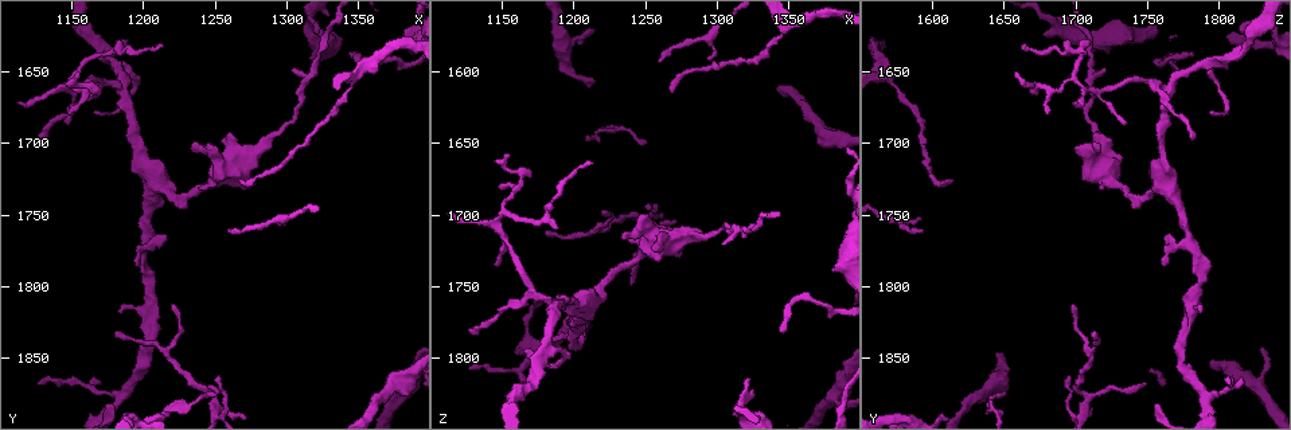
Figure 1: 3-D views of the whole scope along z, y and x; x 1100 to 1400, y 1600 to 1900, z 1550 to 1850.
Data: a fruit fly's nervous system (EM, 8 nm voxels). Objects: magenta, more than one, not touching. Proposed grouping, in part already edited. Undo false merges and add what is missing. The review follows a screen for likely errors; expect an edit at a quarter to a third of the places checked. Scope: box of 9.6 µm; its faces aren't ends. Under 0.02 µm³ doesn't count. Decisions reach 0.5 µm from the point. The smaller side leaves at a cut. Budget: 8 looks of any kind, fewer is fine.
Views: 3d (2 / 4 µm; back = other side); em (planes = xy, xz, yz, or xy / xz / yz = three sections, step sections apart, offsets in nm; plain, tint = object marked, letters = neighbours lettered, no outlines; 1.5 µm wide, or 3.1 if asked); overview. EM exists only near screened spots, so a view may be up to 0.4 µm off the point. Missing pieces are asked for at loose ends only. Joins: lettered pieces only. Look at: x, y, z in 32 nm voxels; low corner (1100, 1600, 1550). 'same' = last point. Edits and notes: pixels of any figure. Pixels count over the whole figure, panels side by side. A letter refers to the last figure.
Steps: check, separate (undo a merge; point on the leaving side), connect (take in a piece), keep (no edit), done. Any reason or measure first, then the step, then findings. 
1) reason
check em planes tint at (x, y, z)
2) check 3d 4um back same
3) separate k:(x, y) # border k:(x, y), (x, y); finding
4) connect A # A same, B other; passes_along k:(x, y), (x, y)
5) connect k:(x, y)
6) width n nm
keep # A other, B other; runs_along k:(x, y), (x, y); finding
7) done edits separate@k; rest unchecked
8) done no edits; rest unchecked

free end
check em planes letters at (1126, 1696, 1782)

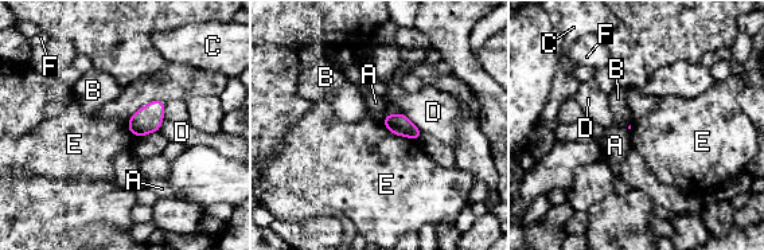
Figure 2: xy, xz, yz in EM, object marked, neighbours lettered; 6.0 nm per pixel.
keep # A other, B other, C other, D other, E other, F other; border 2:(164, 102), (141, 106), (129, 132); none of them fits

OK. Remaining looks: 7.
four or more arms meet
check em 3.1um xy step 16 letters at (1186, 1662, 1766)

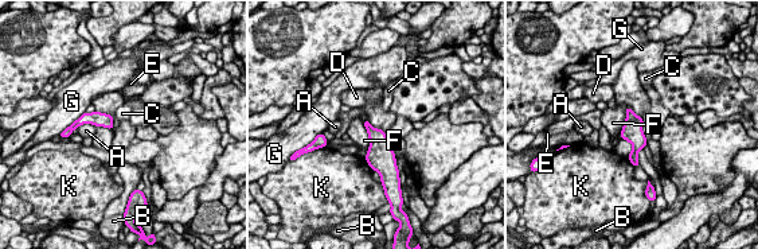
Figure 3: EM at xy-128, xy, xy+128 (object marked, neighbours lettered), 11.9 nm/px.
check em 3.1um planes letters same

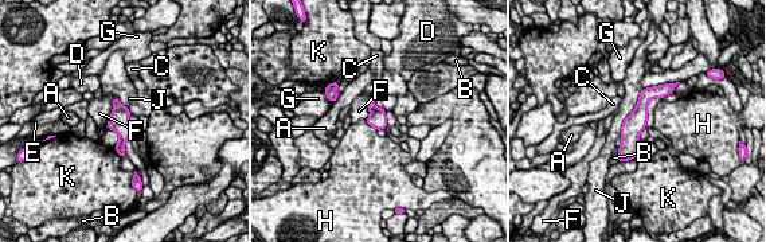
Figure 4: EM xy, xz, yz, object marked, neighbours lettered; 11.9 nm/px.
width 220 nm
keep # A other, B other, C other, D other, E other, F other, G other, H other, J other, K other; runs_along 4:(661, 90), (643, 101), (625, 156); one neuron here

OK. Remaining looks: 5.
three-way junction
check em planes plain at (1188, 1878, 1788)

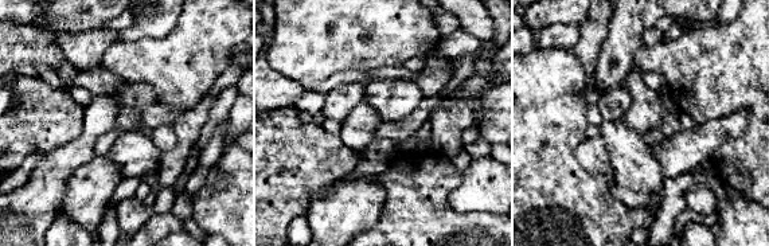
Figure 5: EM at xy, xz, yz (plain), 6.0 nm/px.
check em planes letters same

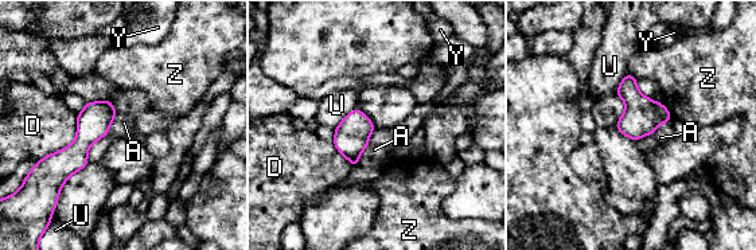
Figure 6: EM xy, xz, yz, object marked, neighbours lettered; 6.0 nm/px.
longest_contact D 380 nm
keep # A other, D other, U other, Y other, Z other; border 6:(113, 121), (108, 132); continuous, no second neuron

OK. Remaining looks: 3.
done no edits; rest unchecked

